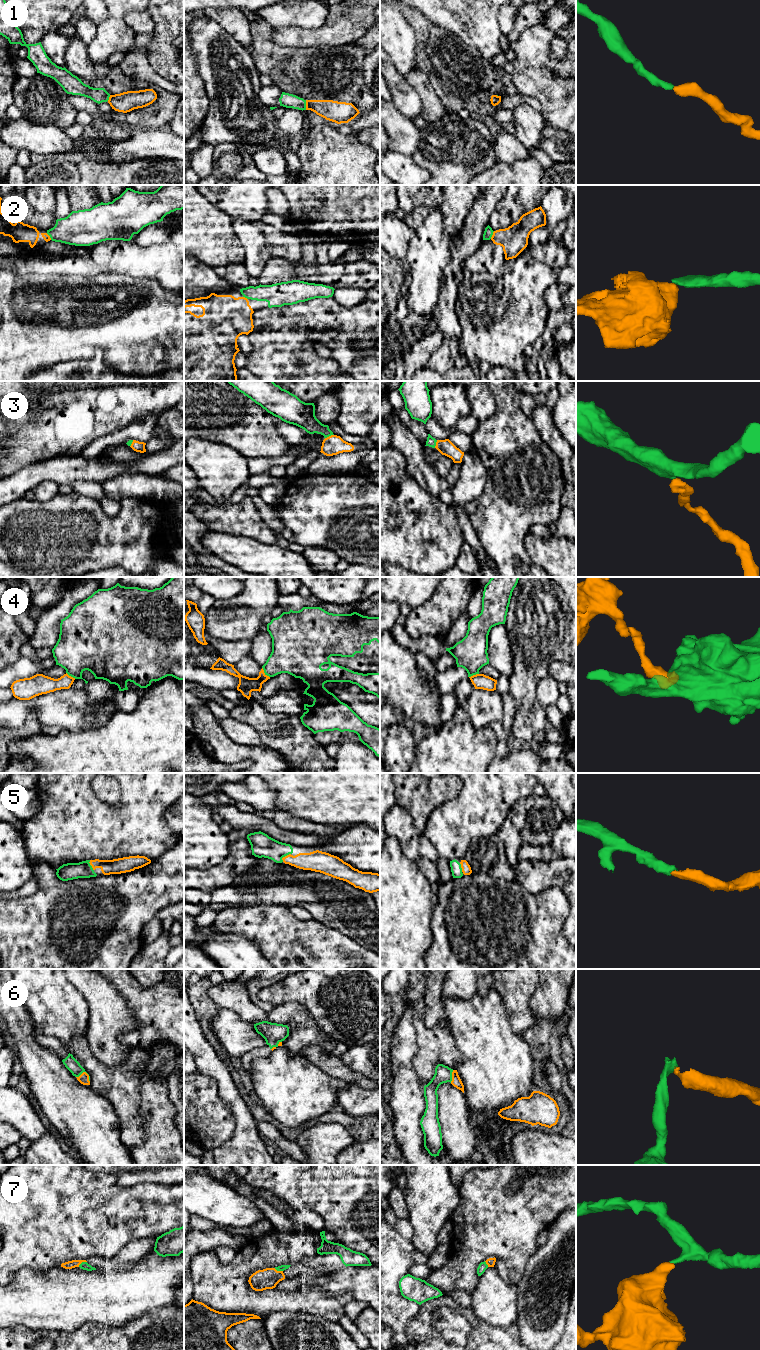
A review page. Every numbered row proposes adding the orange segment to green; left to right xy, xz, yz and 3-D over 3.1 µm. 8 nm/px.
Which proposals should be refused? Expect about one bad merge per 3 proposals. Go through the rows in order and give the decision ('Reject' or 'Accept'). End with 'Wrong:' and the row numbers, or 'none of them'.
1: Accept
2: Accept
3: Accept
4: Reject
5: Accept
6: Accept
7: Accept
Wrong: 4

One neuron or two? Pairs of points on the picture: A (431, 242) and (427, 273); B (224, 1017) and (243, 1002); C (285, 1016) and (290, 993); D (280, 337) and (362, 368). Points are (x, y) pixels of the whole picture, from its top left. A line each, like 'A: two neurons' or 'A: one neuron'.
A: one neuron
B: two neurons
C: two neurons
D: two neurons

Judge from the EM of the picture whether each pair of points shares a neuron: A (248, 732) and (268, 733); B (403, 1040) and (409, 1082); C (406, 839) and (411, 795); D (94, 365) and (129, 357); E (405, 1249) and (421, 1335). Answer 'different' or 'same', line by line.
A: different
B: same
C: different
D: different
E: different

